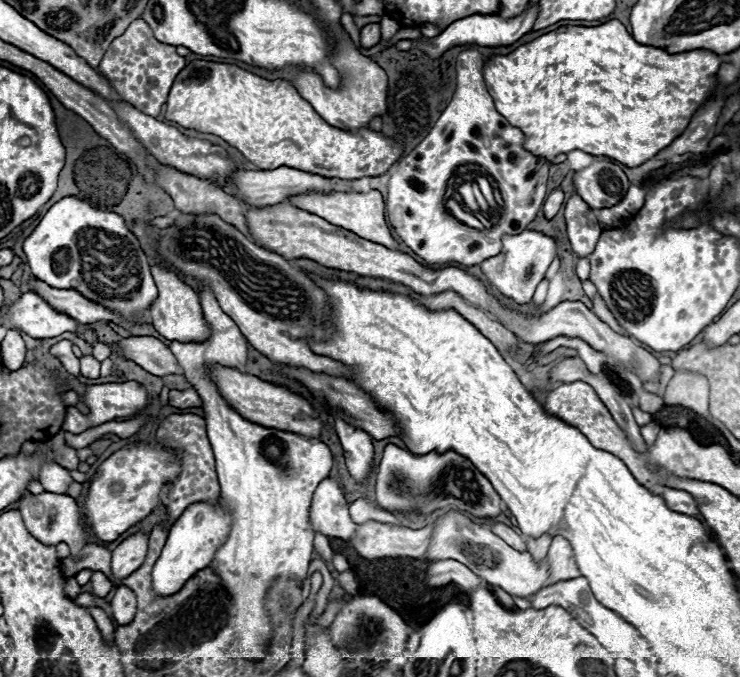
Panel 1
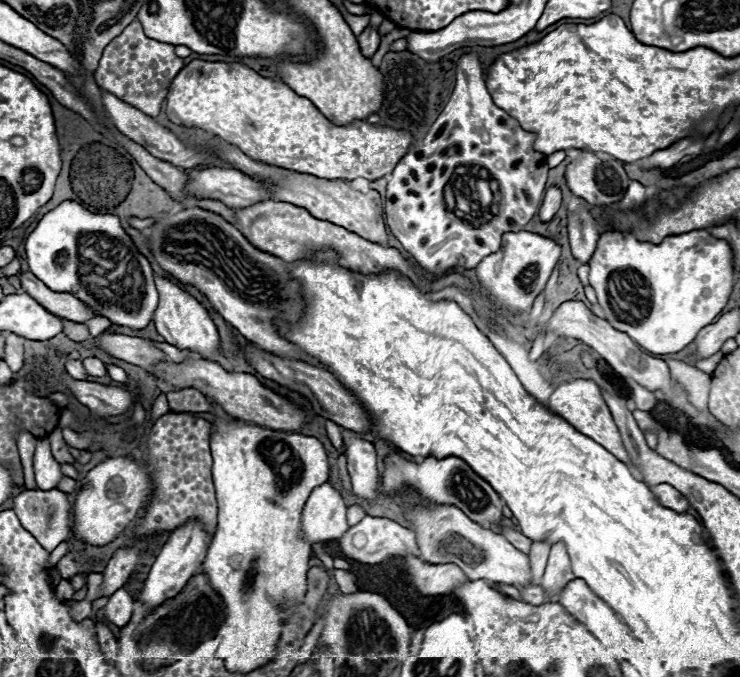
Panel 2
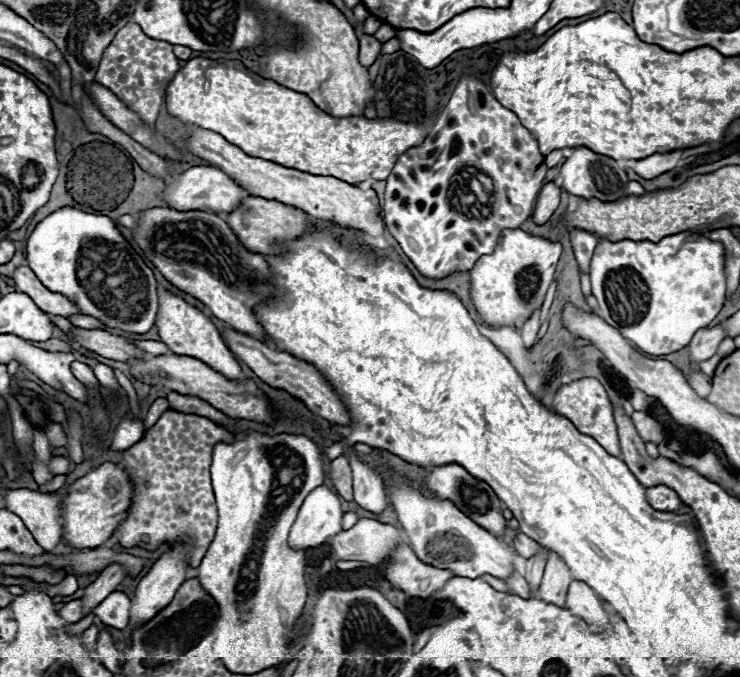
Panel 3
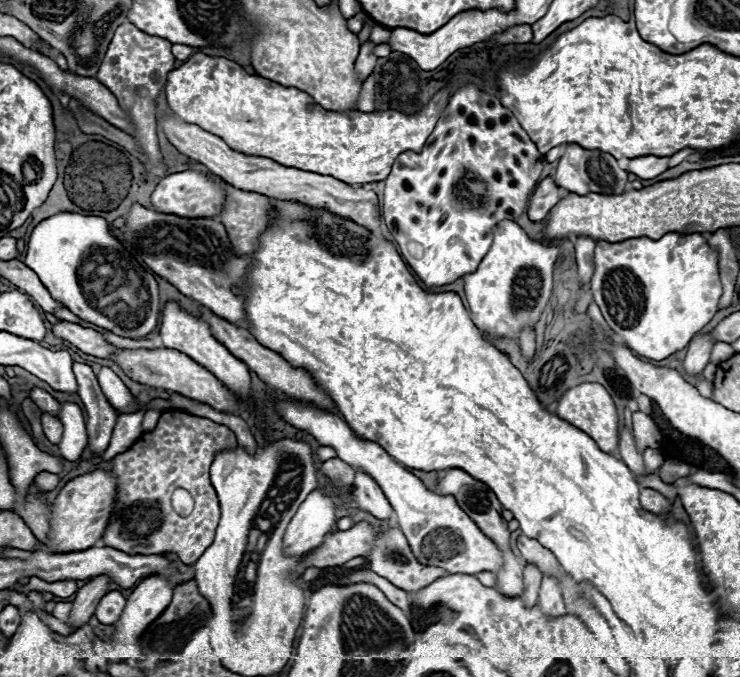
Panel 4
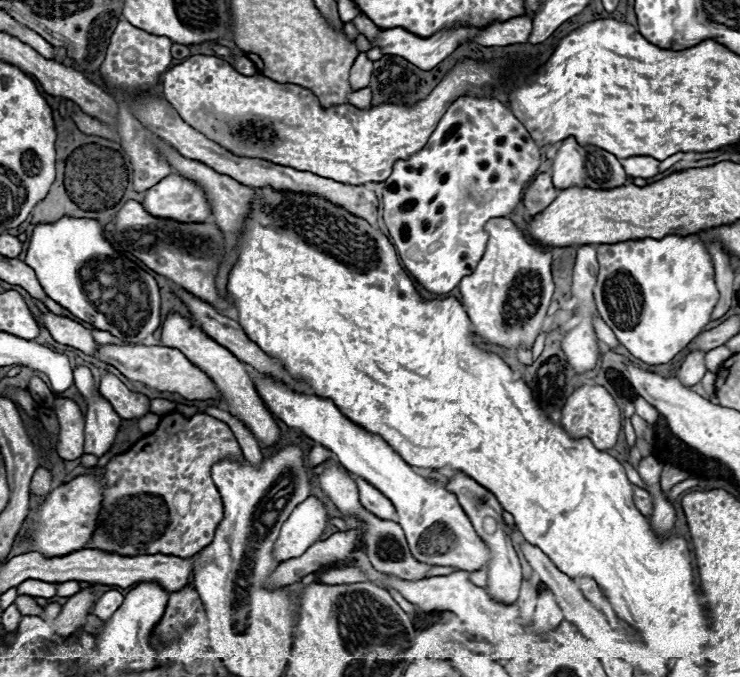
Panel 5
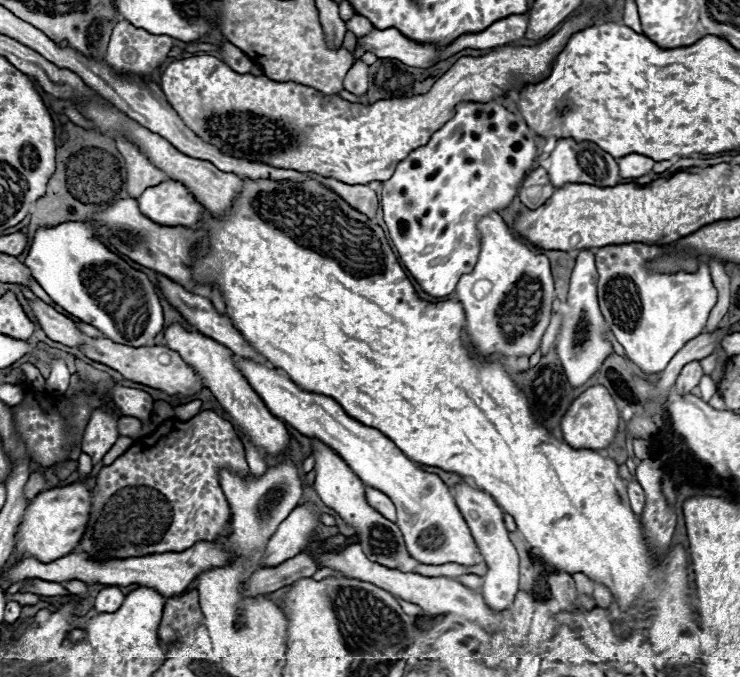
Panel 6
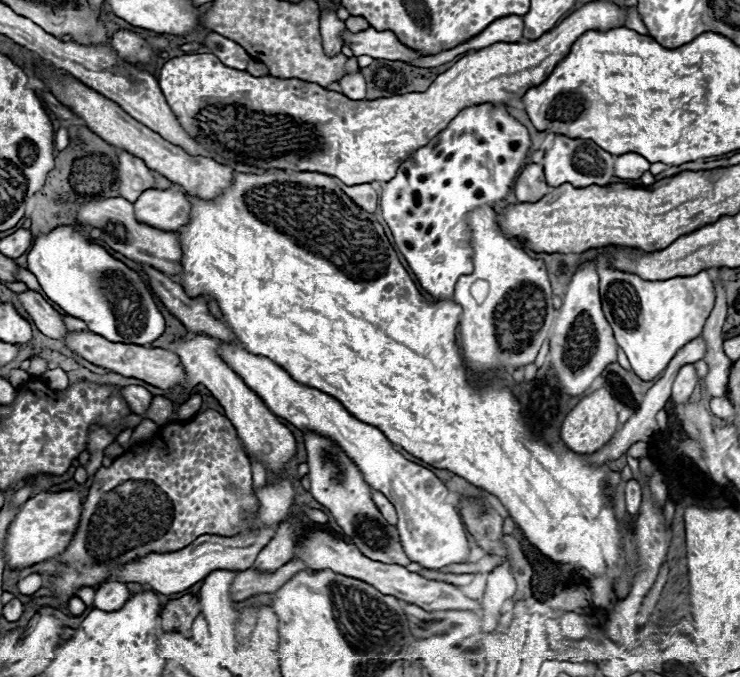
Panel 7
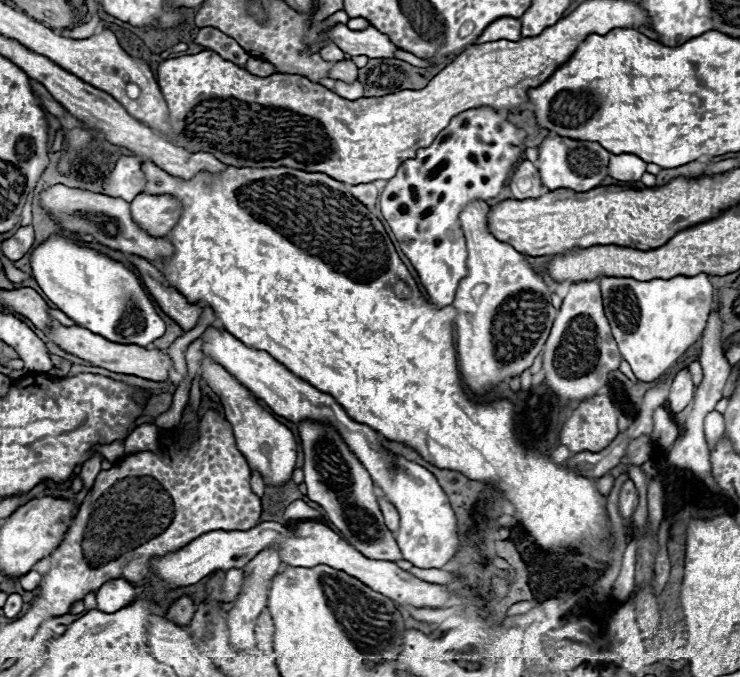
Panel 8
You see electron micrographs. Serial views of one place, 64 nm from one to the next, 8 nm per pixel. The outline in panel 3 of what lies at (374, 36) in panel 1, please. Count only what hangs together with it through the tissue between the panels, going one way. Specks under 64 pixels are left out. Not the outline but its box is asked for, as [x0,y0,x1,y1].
[360,36,380,68]

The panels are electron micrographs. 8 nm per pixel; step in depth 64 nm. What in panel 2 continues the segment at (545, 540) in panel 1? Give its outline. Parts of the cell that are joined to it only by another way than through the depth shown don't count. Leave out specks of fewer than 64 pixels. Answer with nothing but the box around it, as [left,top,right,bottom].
[528,542,550,584]

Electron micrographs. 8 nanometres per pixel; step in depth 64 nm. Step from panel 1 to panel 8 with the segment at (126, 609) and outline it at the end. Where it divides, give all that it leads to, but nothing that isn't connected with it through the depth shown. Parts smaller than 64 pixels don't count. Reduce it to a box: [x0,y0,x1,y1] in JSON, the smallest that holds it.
[96,578,136,612]

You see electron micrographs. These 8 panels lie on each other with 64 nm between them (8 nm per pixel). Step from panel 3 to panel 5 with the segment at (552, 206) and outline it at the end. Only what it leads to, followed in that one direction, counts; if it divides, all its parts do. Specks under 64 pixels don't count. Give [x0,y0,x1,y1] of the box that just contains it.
[522,172,558,216]

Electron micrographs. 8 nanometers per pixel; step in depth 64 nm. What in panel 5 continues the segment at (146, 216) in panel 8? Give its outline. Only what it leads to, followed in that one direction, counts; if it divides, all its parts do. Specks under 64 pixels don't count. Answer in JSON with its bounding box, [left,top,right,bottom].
[142,174,210,222]

